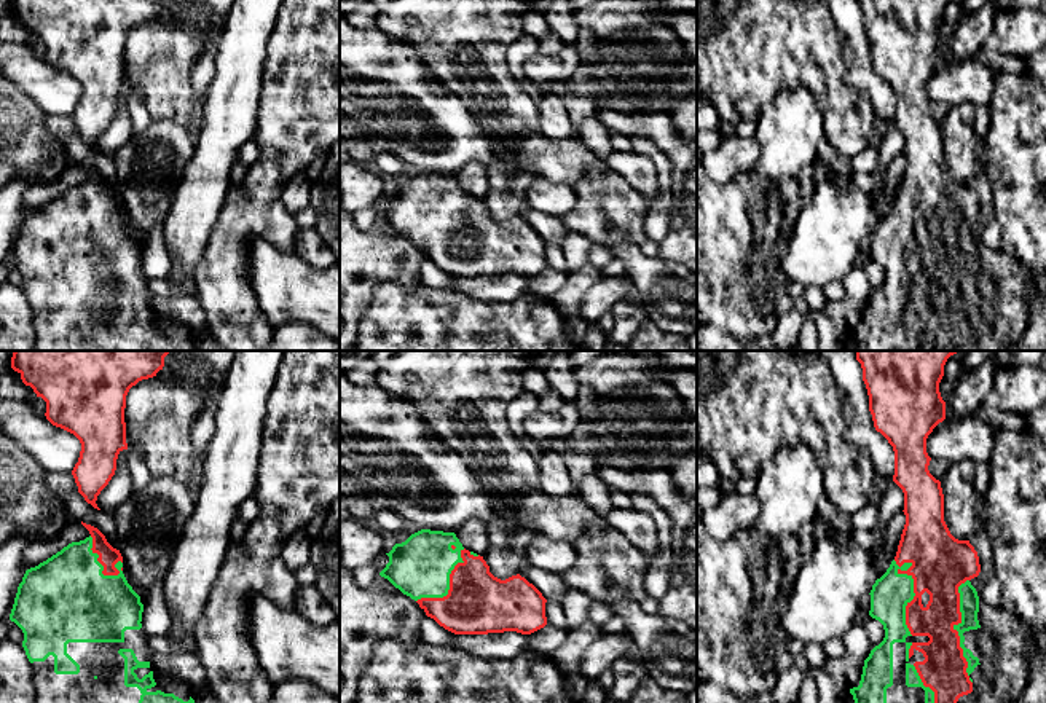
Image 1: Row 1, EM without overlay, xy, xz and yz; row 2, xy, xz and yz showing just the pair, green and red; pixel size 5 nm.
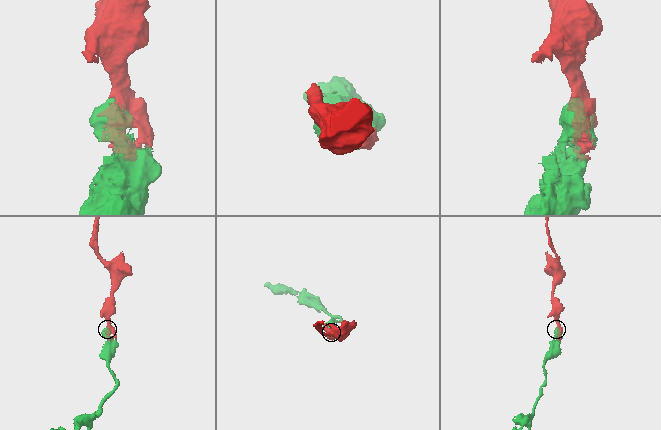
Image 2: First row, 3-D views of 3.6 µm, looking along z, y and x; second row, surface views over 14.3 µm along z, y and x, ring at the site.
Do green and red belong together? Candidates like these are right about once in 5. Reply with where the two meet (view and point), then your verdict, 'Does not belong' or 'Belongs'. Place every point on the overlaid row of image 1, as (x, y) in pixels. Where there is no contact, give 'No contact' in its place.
Touches green at yz (914, 595). Belongs

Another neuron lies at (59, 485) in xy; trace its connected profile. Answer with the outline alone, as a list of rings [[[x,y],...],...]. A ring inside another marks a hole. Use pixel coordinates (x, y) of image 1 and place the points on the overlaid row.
[[[45,472],[43,480],[49,496],[57,504],[67,504],[69,497],[78,493],[72,472]]]

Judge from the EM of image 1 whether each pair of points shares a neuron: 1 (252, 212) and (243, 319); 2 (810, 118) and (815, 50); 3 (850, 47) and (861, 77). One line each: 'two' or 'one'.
1: one
2: two
3: one

